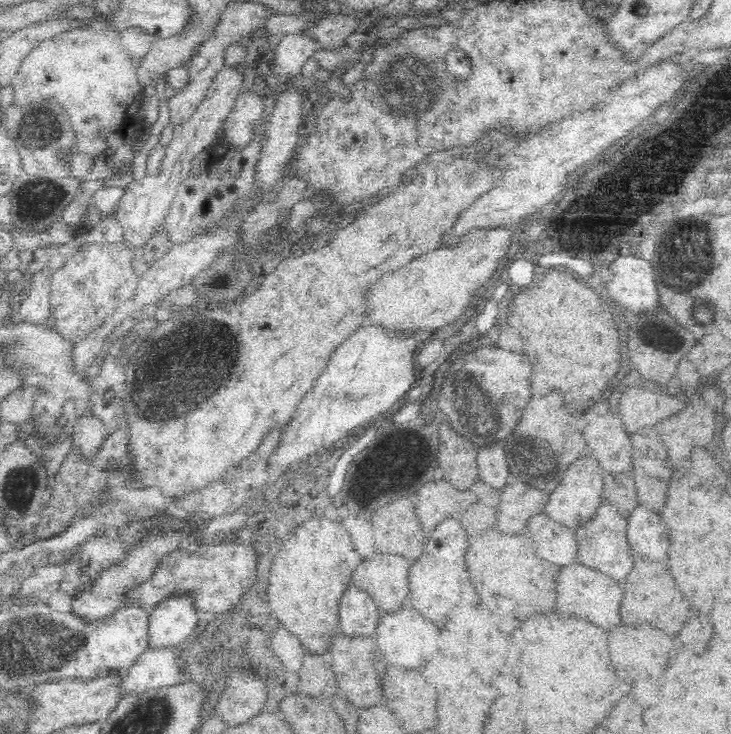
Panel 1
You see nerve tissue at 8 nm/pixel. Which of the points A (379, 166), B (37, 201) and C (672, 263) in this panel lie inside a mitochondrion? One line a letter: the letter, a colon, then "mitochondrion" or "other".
A: other
B: mitochondrion
C: mitochondrion

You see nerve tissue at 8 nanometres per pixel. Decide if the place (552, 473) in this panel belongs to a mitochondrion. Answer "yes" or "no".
no

